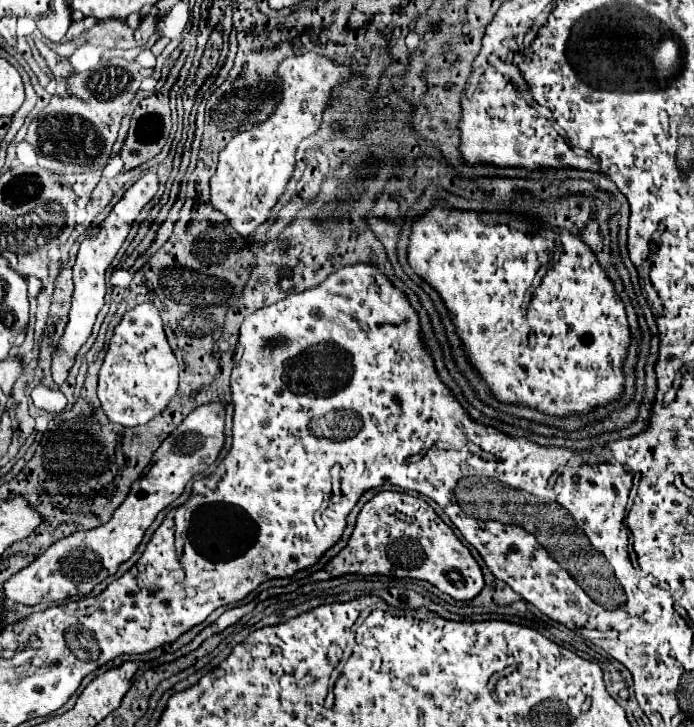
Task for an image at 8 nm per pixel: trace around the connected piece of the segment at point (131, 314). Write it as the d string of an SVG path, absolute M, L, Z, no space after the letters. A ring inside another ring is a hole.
M152 303L126 311L110 339L110 349L98 377L98 399L112 423L138 427L156 417L178 389L178 361L166 341L162 319Z

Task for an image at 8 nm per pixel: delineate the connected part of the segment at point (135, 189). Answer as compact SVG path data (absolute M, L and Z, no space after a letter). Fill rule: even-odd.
M146 173L144 177L140 177L136 183L132 183L126 193L122 195L122 199L112 207L110 215L96 225L90 235L80 243L78 249L78 257L72 269L72 281L74 281L74 295L72 295L72 309L68 315L68 323L66 323L66 331L58 341L56 351L52 353L52 379L56 385L62 385L68 379L68 373L74 365L74 357L80 351L80 347L86 343L86 339L92 333L92 325L96 321L98 311L104 305L104 293L106 293L106 283L104 283L104 273L108 269L108 265L112 263L114 255L118 253L118 249L122 247L130 225L136 221L138 213L142 211L142 207L156 195L158 191L158 177L156 173Z

